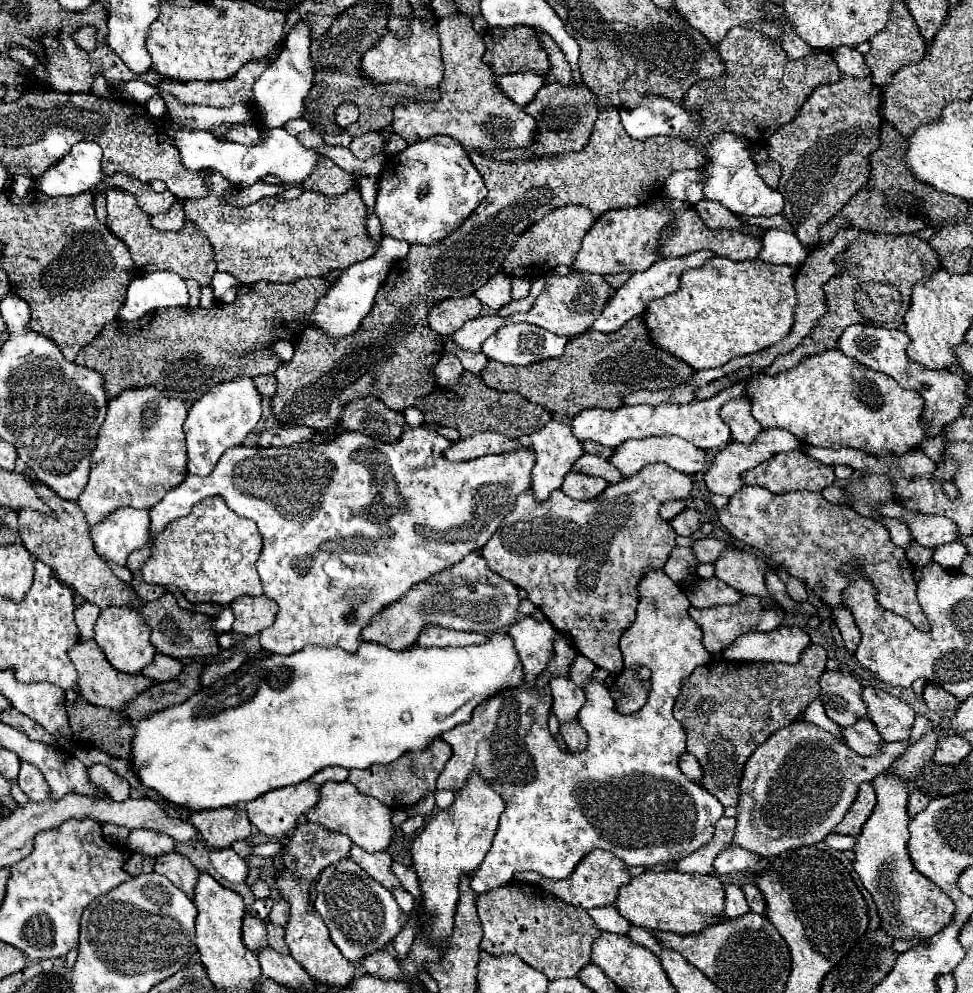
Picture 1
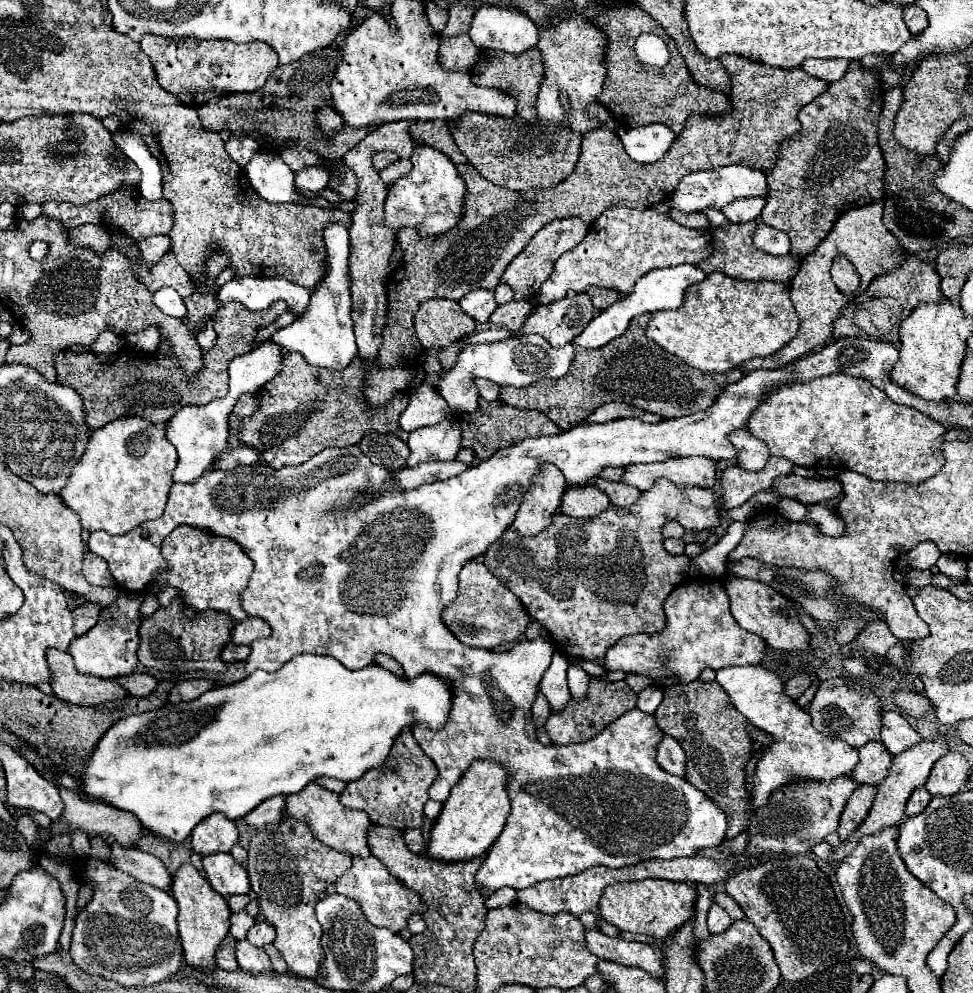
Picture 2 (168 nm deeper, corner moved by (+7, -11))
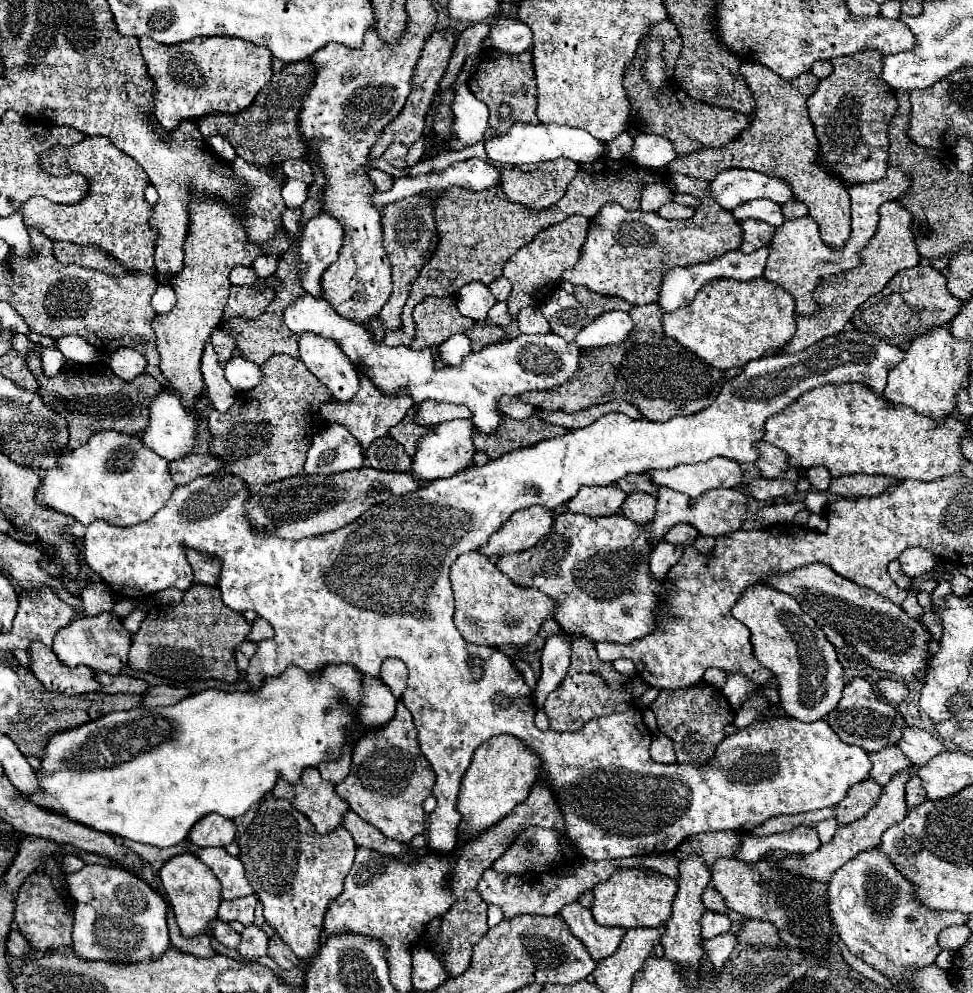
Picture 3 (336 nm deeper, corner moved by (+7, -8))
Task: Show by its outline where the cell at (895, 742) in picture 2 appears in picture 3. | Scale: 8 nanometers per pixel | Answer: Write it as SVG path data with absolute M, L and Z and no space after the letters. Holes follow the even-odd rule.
M905 728L903 740L897 746L917 768L925 766L933 756L937 756L939 752L945 750L943 744L933 734L921 730L921 728Z

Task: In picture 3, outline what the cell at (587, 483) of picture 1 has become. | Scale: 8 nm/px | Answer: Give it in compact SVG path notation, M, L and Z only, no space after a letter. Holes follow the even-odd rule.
M615 484L605 488L585 486L577 492L573 500L569 500L567 510L573 514L585 514L585 516L613 516L621 512L621 504L625 496L627 494Z

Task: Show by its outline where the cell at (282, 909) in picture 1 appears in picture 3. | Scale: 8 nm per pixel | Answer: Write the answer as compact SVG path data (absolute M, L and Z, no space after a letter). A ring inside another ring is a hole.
M249 924L241 932L241 944L239 944L237 952L247 960L255 960L259 956L265 956L267 940L269 940L269 936L263 932L263 928L259 928L255 924Z

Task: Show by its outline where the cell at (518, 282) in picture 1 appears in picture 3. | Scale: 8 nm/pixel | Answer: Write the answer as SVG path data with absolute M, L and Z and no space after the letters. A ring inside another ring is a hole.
M501 276L501 278L497 278L495 282L489 284L489 290L495 296L495 300L507 300L509 298L509 292L511 292L511 284L509 284L507 278Z

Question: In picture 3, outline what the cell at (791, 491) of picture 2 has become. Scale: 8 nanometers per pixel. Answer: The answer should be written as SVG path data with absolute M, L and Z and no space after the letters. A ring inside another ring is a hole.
M851 474L851 476L839 476L839 478L831 478L829 484L829 492L843 496L843 498L857 498L857 496L877 496L879 492L883 492L889 484L897 484L899 480L889 478L889 476L859 476L859 474Z

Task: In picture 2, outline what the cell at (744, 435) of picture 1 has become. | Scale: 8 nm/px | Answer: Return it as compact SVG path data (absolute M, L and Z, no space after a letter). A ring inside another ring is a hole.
M735 431L729 439L739 453L737 455L739 467L743 467L747 471L759 471L771 459L771 453L769 453L767 445L761 439L753 437L749 431Z

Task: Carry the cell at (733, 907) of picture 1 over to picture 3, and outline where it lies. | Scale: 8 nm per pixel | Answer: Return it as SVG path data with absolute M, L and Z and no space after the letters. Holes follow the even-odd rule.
M705 910L703 918L701 918L701 936L703 938L713 938L719 934L729 932L731 928L731 920L727 914L717 914L711 910Z

